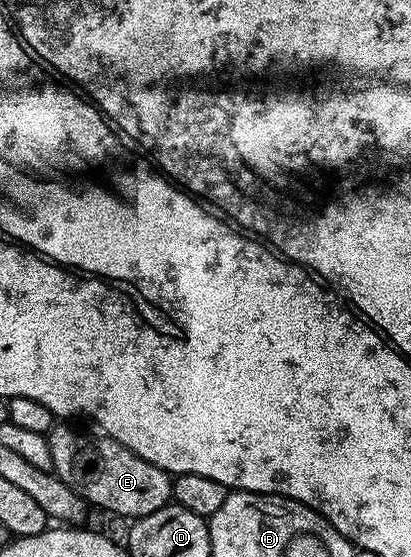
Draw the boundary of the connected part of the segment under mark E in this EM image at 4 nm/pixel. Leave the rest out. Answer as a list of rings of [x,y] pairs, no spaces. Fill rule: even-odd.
[[[62,426],[52,428],[47,441],[49,450],[53,453],[54,475],[70,486],[78,496],[82,496],[88,505],[95,507],[96,504],[97,507],[104,508],[107,512],[116,512],[119,516],[138,518],[145,514],[153,514],[153,510],[161,510],[165,505],[172,503],[172,477],[164,468],[153,466],[153,462],[133,454],[133,450],[121,446],[116,440],[102,439],[98,440],[95,436],[74,436],[73,433],[66,432]]]

